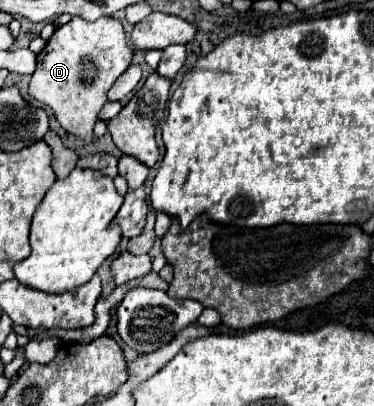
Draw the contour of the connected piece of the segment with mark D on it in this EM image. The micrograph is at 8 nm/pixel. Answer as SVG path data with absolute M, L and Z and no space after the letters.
M105 16L105 18L99 18L95 22L73 18L69 24L59 26L53 32L53 36L47 40L45 48L39 52L37 70L33 72L33 78L29 84L29 94L35 100L49 106L55 112L57 122L69 134L75 134L75 136L83 138L85 142L91 142L93 140L93 126L97 122L97 114L99 114L101 106L107 102L107 92L115 84L115 80L131 66L133 54L135 54L135 50L129 44L125 28L117 18Z

